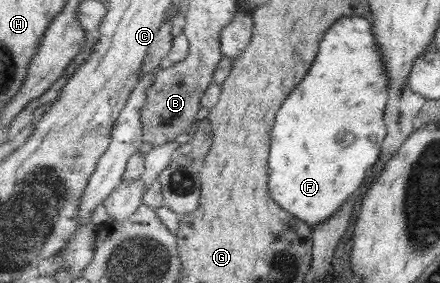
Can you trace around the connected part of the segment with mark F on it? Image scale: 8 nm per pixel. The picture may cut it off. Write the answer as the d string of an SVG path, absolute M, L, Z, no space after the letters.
M340 17L338 23L326 31L308 75L290 92L277 111L267 163L270 197L311 229L347 203L348 197L365 181L366 169L379 158L381 143L387 134L384 116L390 96L390 77L383 66L382 51L375 43L371 23L362 17Z

